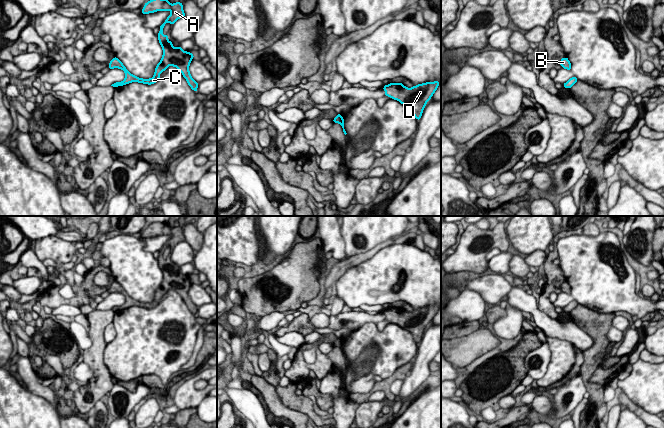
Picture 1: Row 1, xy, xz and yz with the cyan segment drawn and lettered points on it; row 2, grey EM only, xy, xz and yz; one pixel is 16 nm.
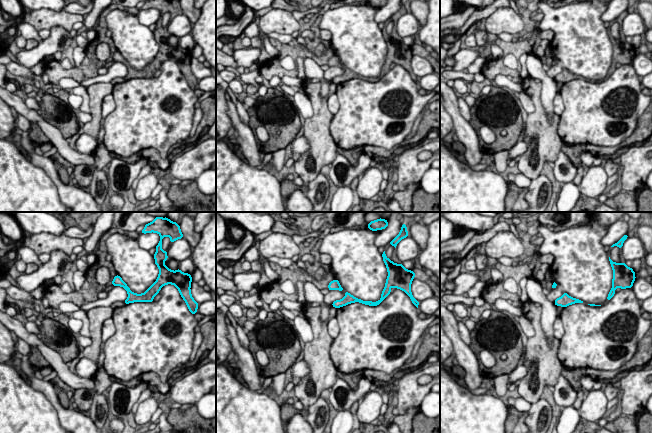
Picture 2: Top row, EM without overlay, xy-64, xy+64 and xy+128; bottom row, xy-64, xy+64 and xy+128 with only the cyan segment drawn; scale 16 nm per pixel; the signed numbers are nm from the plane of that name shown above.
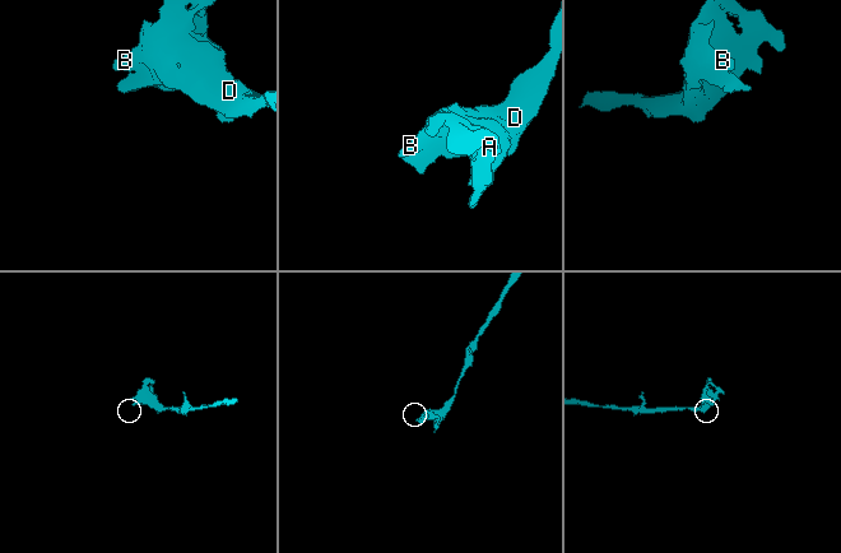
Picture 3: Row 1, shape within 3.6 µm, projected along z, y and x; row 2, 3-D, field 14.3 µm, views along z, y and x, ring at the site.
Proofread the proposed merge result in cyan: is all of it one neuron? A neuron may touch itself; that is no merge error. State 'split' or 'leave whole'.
leave whole

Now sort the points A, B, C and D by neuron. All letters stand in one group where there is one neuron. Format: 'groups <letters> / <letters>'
groups A B C D

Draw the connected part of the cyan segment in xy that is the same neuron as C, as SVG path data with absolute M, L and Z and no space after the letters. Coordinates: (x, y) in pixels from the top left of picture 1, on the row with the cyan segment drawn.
M150 0L144 4L144 8L142 9L142 14L154 13L156 11L167 11L170 10L171 14L167 17L164 23L159 27L160 31L158 33L158 40L163 49L163 56L160 62L157 64L154 72L154 76L150 79L139 78L133 74L131 74L123 63L117 58L114 57L108 67L110 69L118 68L122 69L125 72L125 79L121 82L113 83L111 86L116 88L117 86L123 86L132 82L138 82L143 84L154 84L156 83L162 71L165 71L168 66L176 67L186 79L188 85L192 90L197 92L198 83L192 78L189 65L194 58L194 55L190 52L184 51L180 46L173 47L173 42L168 40L168 34L165 36L163 34L163 28L167 22L173 25L179 18L185 17L185 13L183 10L183 4L180 2L176 2L171 4L168 0Z

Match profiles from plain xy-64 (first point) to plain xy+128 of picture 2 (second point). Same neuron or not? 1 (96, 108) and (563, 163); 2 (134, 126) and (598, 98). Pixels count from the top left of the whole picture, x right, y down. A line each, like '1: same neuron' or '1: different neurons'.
1: different neurons
2: same neuron

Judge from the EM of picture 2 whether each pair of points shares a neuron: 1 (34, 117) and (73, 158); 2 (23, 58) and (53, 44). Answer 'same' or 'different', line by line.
1: same
2: same

